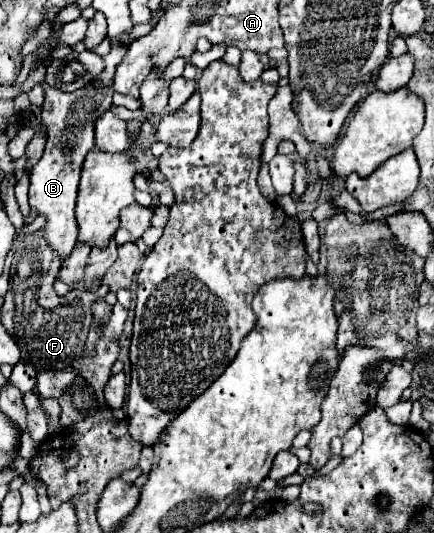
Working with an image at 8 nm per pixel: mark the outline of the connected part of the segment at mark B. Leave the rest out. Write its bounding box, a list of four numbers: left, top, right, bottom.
[30,44,126,262]

